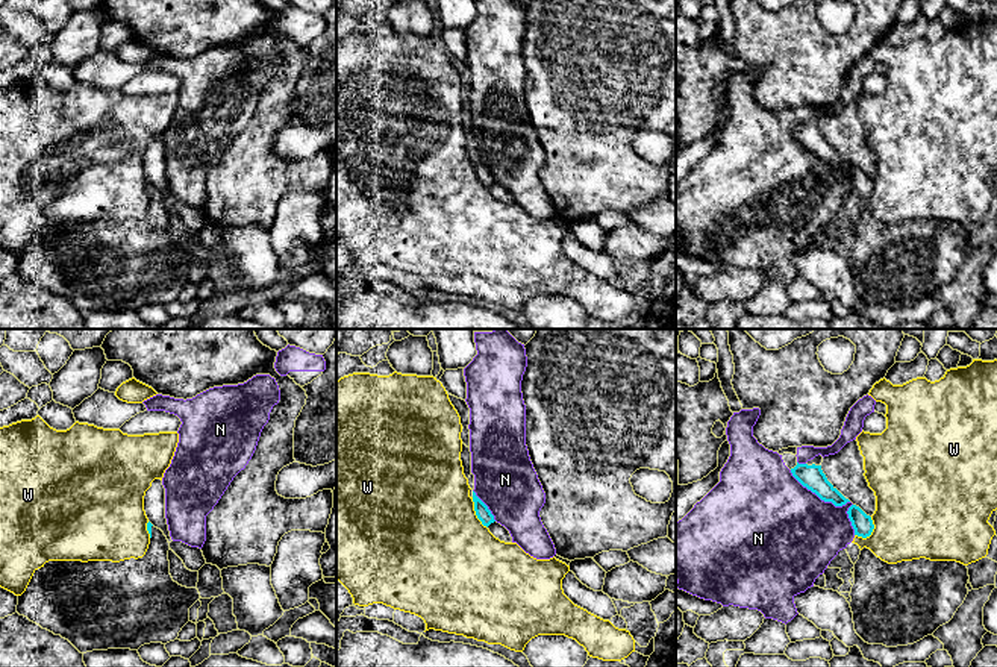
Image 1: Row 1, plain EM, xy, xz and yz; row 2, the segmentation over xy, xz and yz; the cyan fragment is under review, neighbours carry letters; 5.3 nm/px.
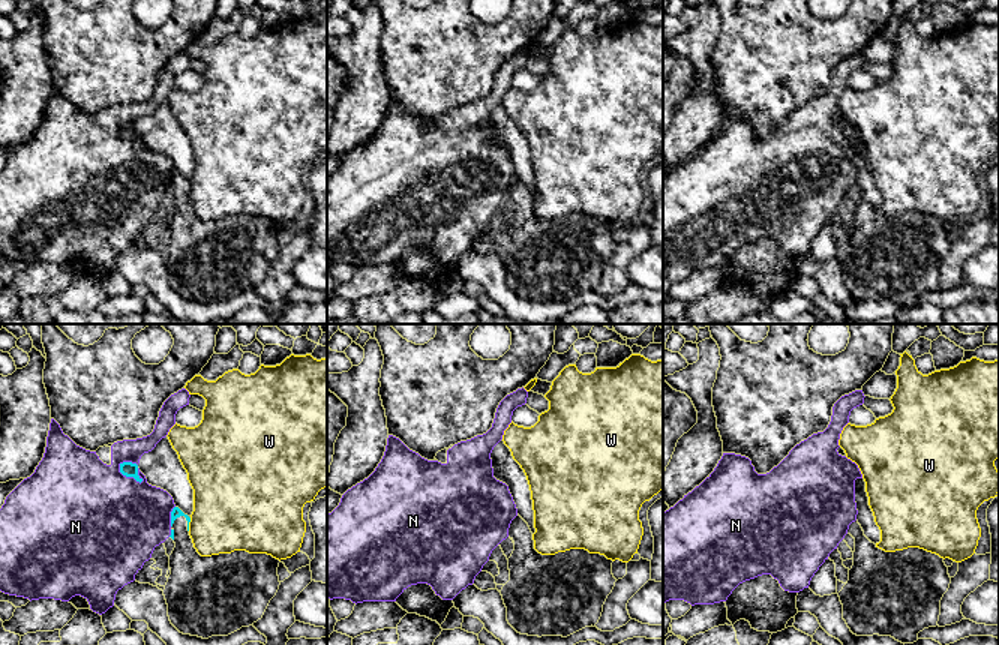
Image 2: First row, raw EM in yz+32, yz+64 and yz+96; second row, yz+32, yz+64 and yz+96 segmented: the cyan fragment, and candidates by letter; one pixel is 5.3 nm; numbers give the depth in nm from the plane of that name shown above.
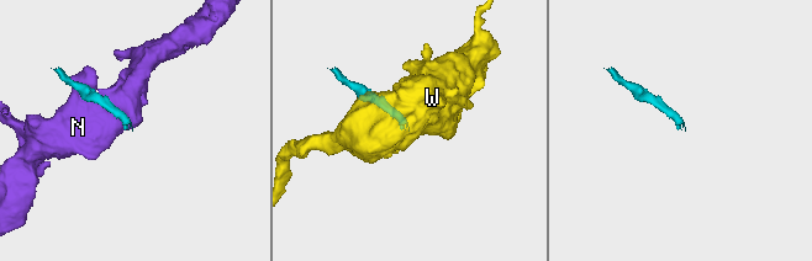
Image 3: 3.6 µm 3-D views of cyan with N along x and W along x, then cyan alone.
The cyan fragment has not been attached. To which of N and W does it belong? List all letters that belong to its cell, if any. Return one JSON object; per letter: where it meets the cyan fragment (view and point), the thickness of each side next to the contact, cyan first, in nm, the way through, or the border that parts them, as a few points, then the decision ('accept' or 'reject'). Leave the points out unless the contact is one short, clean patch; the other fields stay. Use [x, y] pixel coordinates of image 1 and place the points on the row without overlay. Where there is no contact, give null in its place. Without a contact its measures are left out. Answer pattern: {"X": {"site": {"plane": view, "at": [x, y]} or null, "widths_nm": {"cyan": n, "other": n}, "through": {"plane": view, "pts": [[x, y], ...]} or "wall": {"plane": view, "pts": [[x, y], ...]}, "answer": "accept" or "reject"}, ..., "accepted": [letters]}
{"N": {"site": {"plane": "yz", "at": [818, 156]}, "widths_nm": {"cyan": 130, "other": 500}, "answer": "reject"}, "W": {"site": {"plane": "yz", "at": [870, 194]}, "widths_nm": {"cyan": 110, "other": 420}, "answer": "reject"}, "accepted": []}

